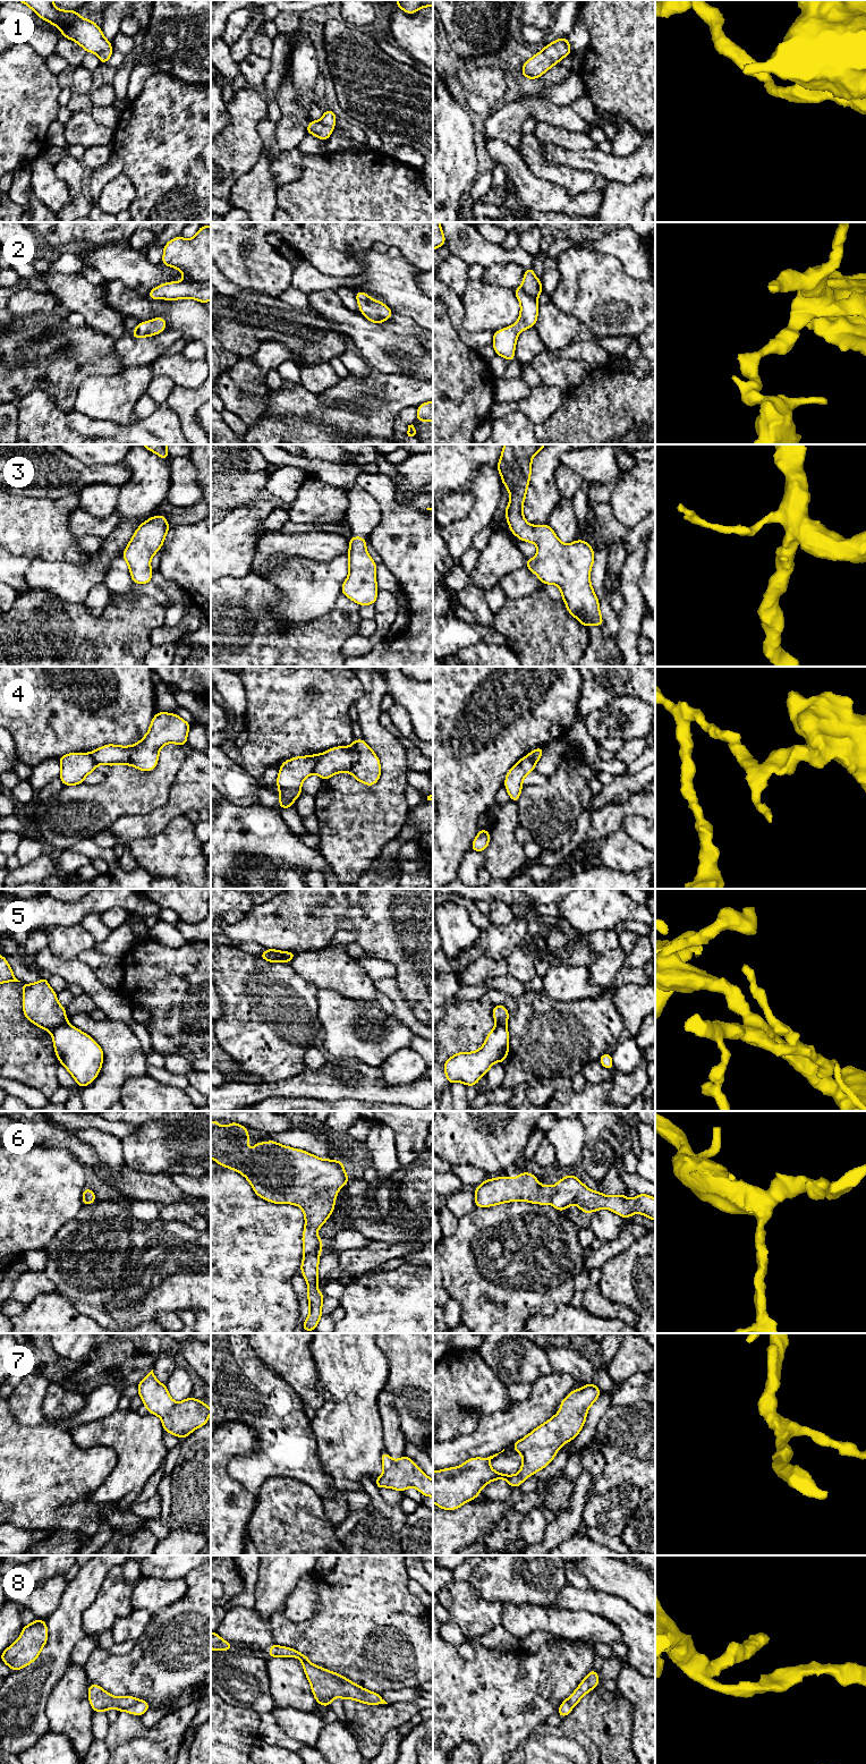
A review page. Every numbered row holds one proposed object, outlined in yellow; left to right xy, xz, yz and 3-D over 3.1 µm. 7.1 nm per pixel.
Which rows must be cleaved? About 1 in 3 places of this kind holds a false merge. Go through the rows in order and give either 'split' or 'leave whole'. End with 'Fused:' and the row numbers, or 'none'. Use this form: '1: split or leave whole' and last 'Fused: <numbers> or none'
1: leave whole
2: leave whole
3: leave whole
4: split
5: split
6: leave whole
7: leave whole
8: leave whole
Fused: 4, 5

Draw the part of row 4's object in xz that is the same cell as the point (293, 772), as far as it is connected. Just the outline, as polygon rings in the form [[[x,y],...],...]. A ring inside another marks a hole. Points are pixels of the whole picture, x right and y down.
[[[322,754],[297,756],[280,765],[277,786],[280,794],[280,811],[294,806],[294,800],[302,795],[303,781],[314,772]]]

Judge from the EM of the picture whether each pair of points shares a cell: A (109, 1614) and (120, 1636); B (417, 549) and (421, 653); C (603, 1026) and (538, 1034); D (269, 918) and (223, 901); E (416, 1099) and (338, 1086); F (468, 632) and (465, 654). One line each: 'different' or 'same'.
A: different
B: same
C: same
D: different
E: same
F: different

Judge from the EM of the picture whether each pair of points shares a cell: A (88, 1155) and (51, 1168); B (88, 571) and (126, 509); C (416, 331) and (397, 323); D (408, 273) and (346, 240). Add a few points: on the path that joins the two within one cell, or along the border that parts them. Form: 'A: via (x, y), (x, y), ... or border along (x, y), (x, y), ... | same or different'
A: border along (52, 1148), (69, 1151), (86, 1168) | different
B: via (104, 556), (122, 534), (126, 525) | same
C: via (412, 329), (401, 324) | same
D: border along (371, 248), (355, 255), (361, 271), (354, 276) | different

